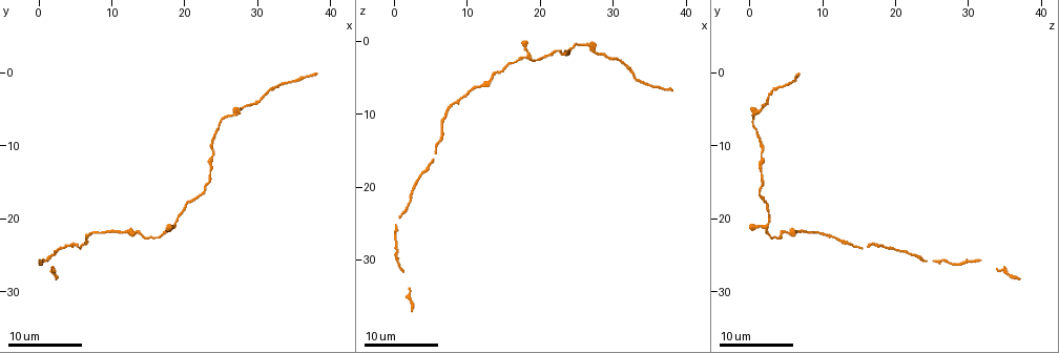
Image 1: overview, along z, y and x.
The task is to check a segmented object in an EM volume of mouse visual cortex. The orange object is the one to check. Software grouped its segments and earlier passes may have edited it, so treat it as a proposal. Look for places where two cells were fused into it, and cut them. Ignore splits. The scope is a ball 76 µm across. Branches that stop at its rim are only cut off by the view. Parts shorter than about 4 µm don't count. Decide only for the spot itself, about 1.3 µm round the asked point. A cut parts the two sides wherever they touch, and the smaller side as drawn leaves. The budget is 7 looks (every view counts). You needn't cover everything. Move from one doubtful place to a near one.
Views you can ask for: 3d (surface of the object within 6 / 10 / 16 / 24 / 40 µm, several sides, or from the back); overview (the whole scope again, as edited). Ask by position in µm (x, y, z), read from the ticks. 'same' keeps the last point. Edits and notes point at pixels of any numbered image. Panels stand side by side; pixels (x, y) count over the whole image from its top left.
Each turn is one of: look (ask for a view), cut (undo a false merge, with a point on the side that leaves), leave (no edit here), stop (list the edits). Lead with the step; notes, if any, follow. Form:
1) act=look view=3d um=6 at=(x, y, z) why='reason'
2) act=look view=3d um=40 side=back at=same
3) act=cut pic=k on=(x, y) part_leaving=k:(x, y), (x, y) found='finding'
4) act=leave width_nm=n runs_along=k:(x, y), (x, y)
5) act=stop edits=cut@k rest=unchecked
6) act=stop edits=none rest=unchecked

act=look view=3d um=10 at=(24.0, 11.0, 1.5) why='a narrow waist'

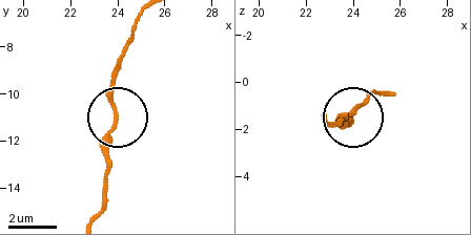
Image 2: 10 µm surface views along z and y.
act=leave runs_along=2:(94, 216), (116, 62) found='all the same cell'

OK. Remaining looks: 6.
act=look view=3d um=16 at=(18.5, 21.0, 2.5) why='thick turns thin'

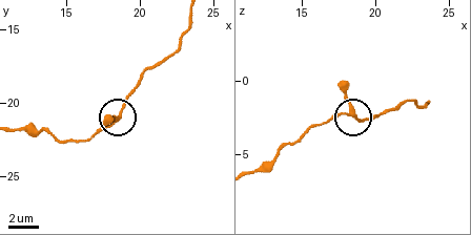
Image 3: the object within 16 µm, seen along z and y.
act=leave runs_along=3:(287, 145), (346, 112), (359, 120), (371, 120) found='one cell here'

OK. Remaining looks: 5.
act=look view=3d um=10 at=(11.5, 22.0, 6.5) why='thick turns thin'

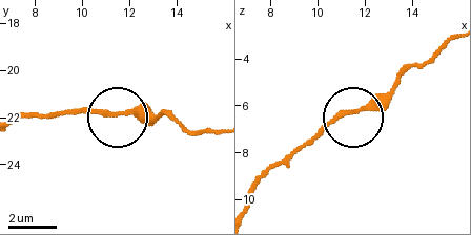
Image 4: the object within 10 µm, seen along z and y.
act=look view=3d um=10 side=back at=(11.3, 22.0, 6.3)

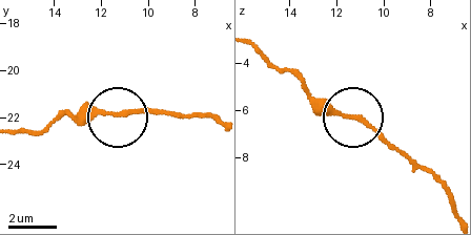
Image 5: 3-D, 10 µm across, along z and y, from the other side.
act=leave runs_along=5:(57, 119), (180, 114) found='all the same cell'

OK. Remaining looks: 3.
act=look view=3d um=10 at=(27.5, 5.0, 1.5) why='sudden change in width'

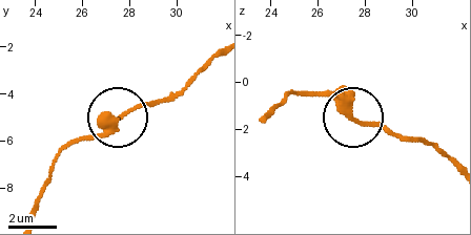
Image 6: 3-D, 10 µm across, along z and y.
act=leave runs_along=6:(29, 213), (58, 153), (94, 139), (124, 112), (182, 92) found='one cell here'

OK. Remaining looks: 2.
act=stop edits=none rest=unchecked

